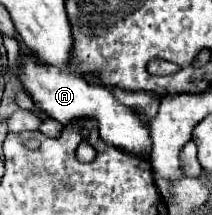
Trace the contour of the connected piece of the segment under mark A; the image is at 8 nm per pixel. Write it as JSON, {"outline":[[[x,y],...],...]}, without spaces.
{"outline":[[[28,58],[22,62],[20,80],[22,80],[24,88],[28,90],[28,94],[32,96],[32,100],[36,104],[40,104],[40,108],[44,112],[48,112],[54,120],[58,120],[60,124],[66,126],[74,120],[96,120],[100,138],[104,142],[124,150],[126,154],[150,158],[152,140],[150,140],[148,130],[138,122],[138,118],[132,114],[132,110],[128,106],[120,104],[112,96],[112,92],[106,86],[102,86],[102,84],[90,86],[88,82],[84,82],[82,78],[76,78],[74,74],[68,74],[68,72],[58,70],[54,66],[40,64],[34,58]]]}

